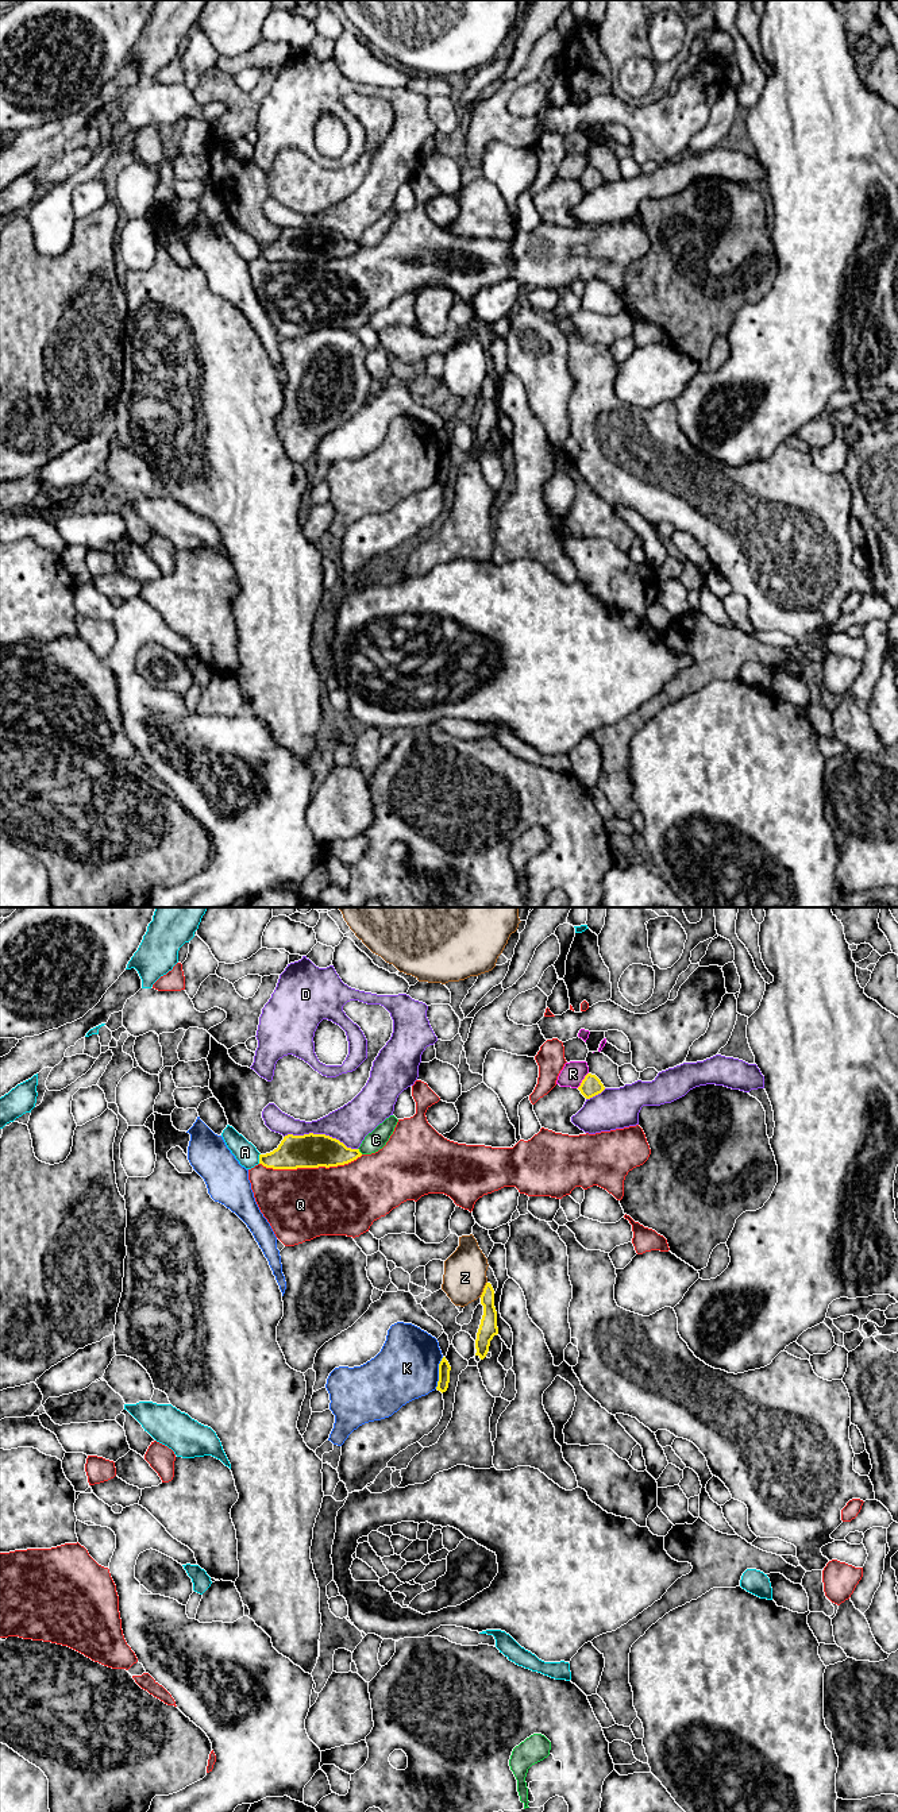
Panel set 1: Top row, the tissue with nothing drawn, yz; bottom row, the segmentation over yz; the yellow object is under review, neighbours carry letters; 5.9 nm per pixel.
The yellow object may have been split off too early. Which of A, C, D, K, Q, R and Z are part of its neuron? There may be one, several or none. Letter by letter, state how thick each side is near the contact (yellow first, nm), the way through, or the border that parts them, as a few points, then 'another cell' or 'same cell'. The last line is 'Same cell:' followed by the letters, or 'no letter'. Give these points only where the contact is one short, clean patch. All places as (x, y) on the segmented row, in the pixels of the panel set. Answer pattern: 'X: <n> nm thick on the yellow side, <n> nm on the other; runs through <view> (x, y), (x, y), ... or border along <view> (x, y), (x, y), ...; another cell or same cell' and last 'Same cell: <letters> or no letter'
A: 200 nm thick on the yellow side, 140 nm on the other; another cell
C: 190 nm thick on the yellow side, 120 nm on the other; another cell
D: 200 nm thick on the yellow side, 220 nm on the other; another cell
K: 70 nm thick on the yellow side, 380 nm on the other; another cell
Q: 200 nm thick on the yellow side, 420 nm on the other; another cell
R: 120 nm thick on the yellow side, 140 nm on the other; border along yz (588, 1072), (577, 1087); another cell
Z: 110 nm thick on the yellow side, 260 nm on the other; another cell
Same cell: no letter

